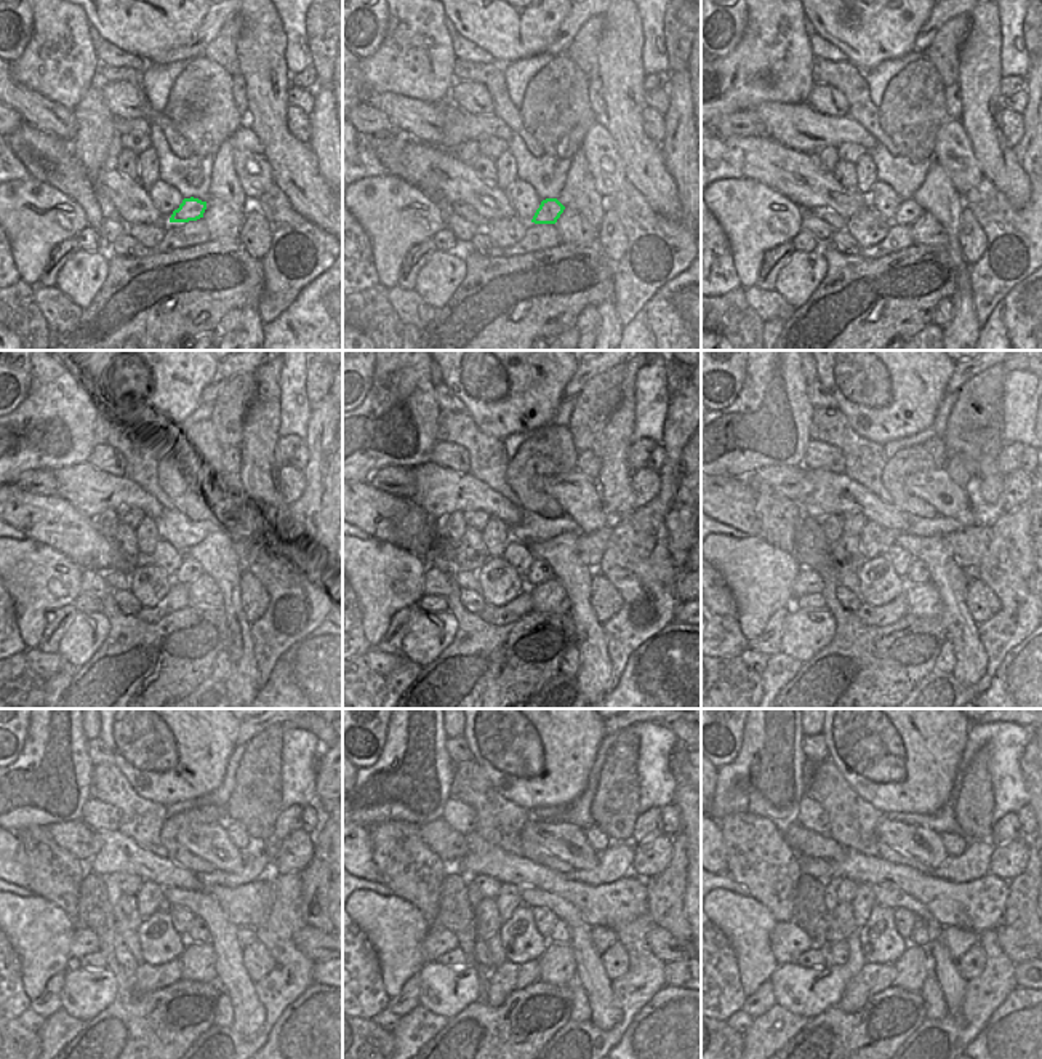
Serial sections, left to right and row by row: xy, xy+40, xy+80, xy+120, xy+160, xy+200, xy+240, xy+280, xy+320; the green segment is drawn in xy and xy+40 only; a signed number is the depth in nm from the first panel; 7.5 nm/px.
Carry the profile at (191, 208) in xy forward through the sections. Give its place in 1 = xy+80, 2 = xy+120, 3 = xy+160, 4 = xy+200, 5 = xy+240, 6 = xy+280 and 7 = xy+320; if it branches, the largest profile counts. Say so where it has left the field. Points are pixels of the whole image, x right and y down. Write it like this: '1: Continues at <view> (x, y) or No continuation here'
1: Continues at xy+80 (908, 211)
2: Continues at xy+120 (189, 570)
3: Continues at xy+160 (541, 571)
4: Continues at xy+200 (916, 573)
5: Continues at xy+240 (199, 931)
6: Continues at xy+280 (561, 933)
7: Continues at xy+320 (924, 931)

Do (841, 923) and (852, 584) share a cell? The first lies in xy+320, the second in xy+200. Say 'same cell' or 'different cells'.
different cells

